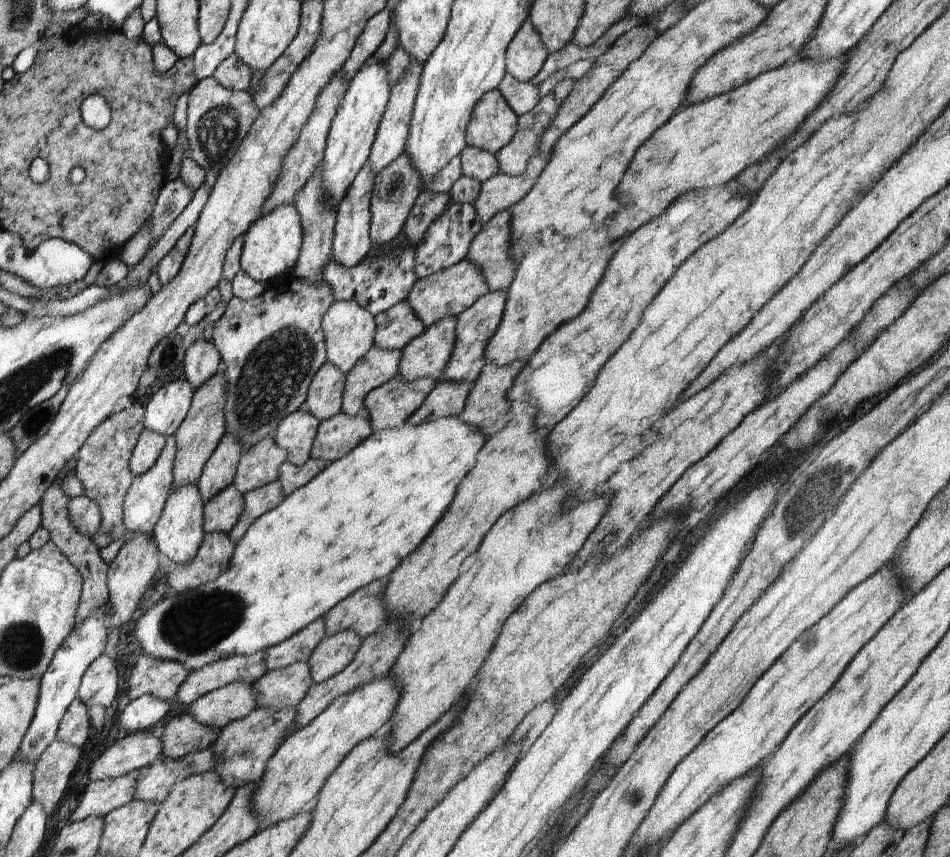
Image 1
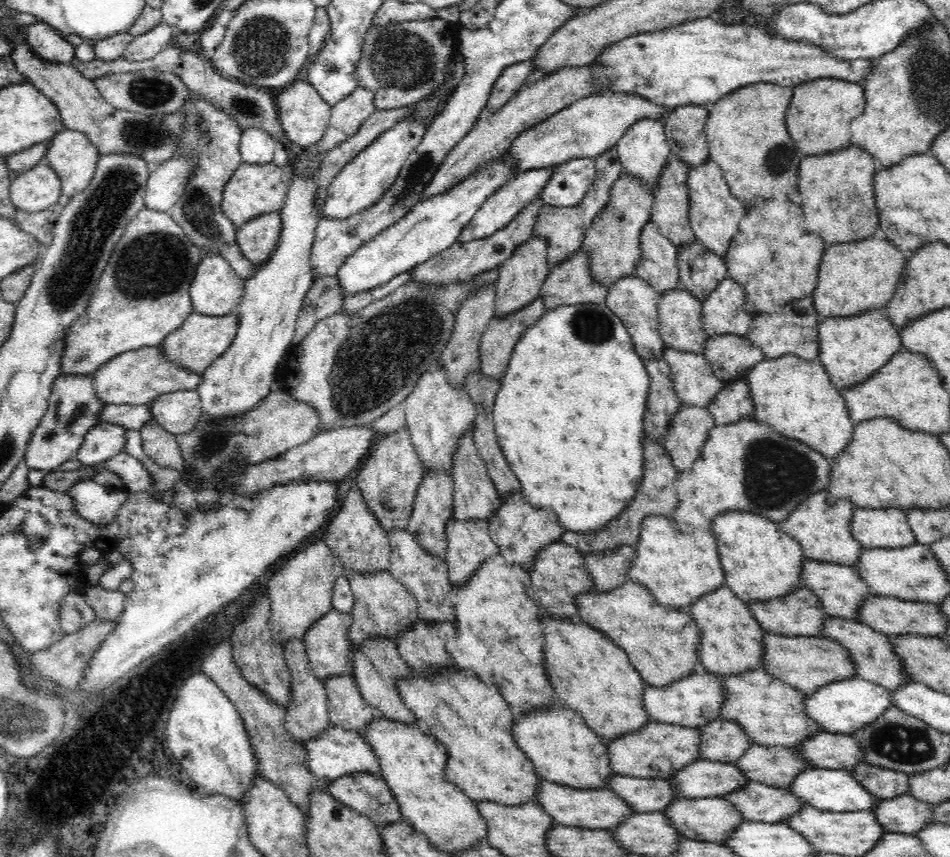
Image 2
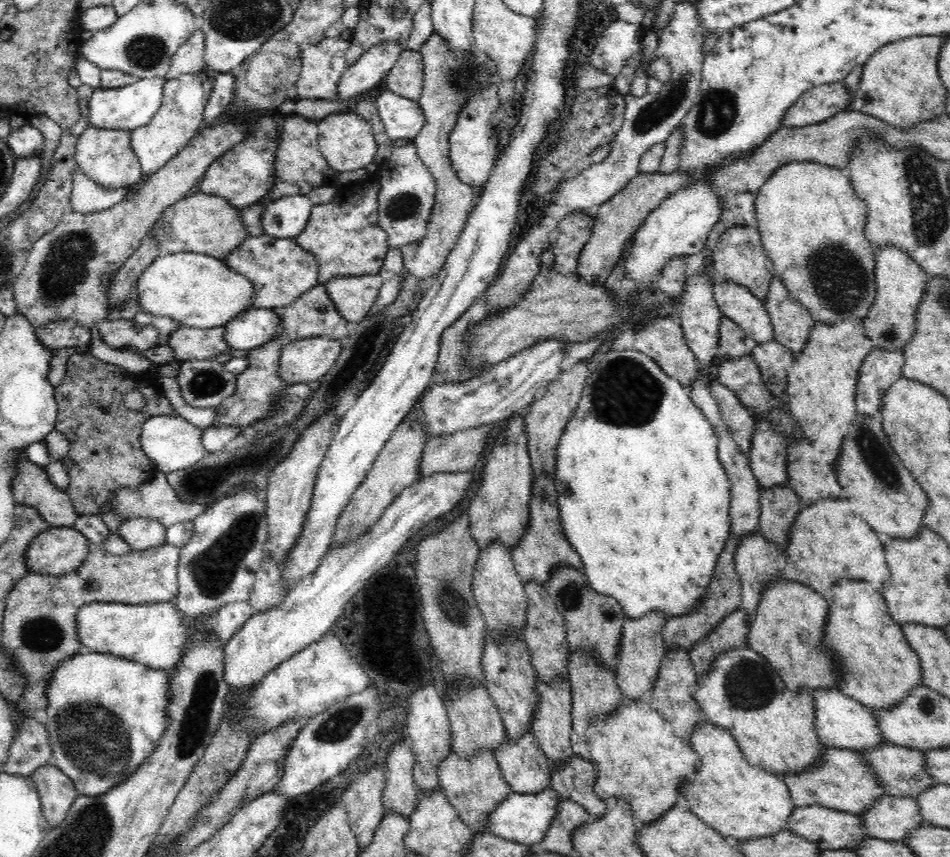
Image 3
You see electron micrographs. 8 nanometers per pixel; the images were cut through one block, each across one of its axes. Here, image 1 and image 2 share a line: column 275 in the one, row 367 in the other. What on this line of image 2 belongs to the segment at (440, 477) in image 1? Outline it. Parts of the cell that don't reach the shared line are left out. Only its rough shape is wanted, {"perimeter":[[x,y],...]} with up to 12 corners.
{"perimeter":[[605,303],[545,310],[492,408],[534,508],[604,530],[650,375]]}

